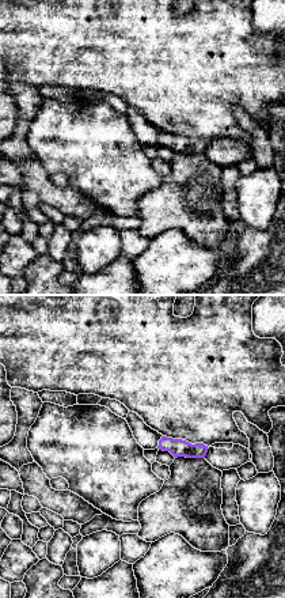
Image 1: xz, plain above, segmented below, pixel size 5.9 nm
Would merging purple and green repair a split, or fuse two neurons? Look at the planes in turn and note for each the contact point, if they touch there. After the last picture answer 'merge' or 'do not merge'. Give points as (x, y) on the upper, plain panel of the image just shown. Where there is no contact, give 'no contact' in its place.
no contact

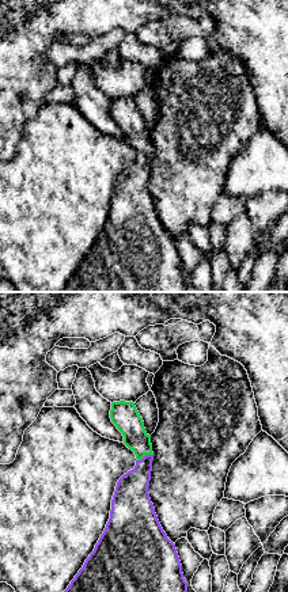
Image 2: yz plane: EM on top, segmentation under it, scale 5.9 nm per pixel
meets purple at (146, 151)

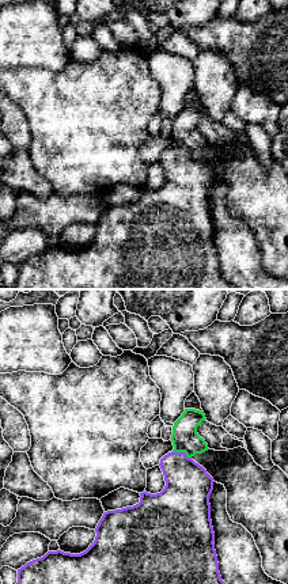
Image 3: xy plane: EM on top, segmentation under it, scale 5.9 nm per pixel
meets purple at (182, 148)

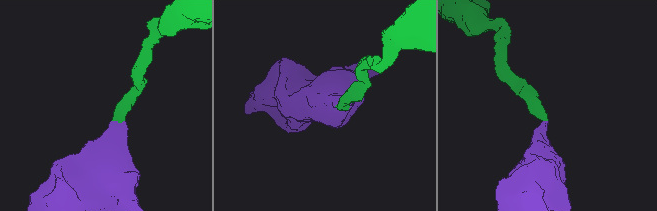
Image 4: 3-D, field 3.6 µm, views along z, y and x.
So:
merge

